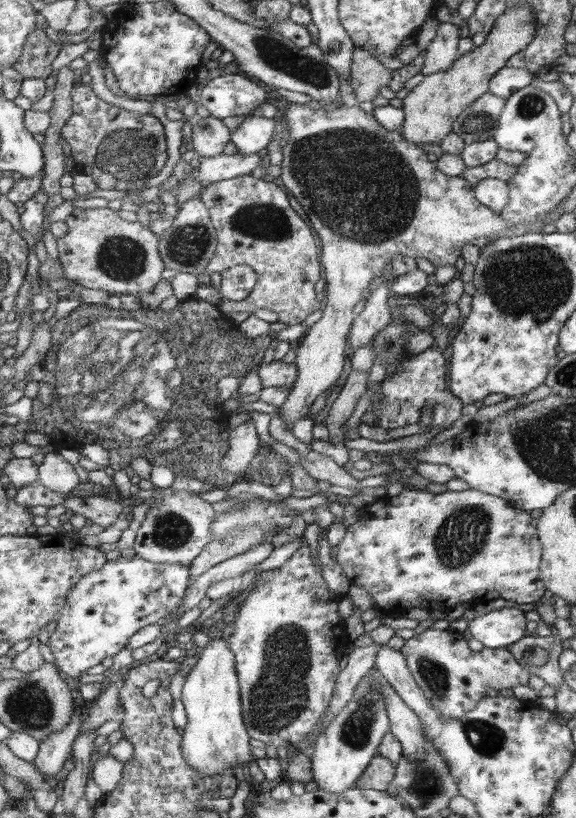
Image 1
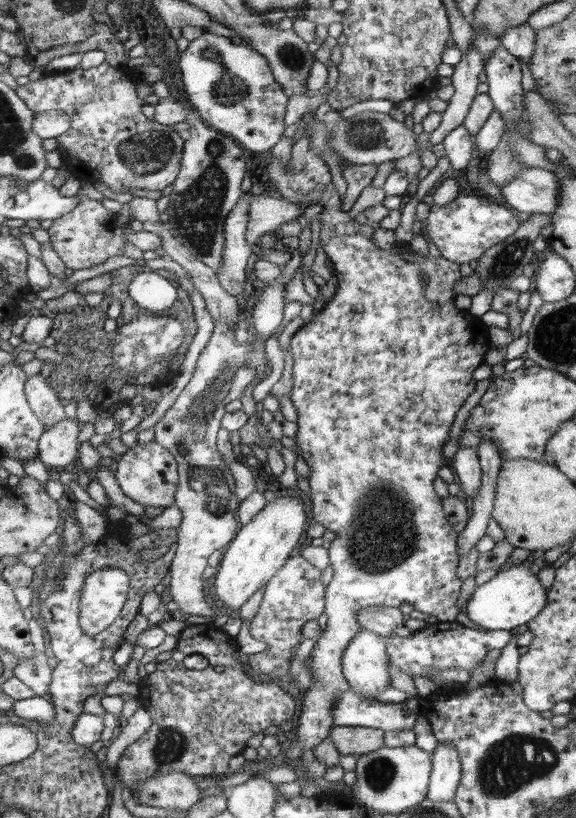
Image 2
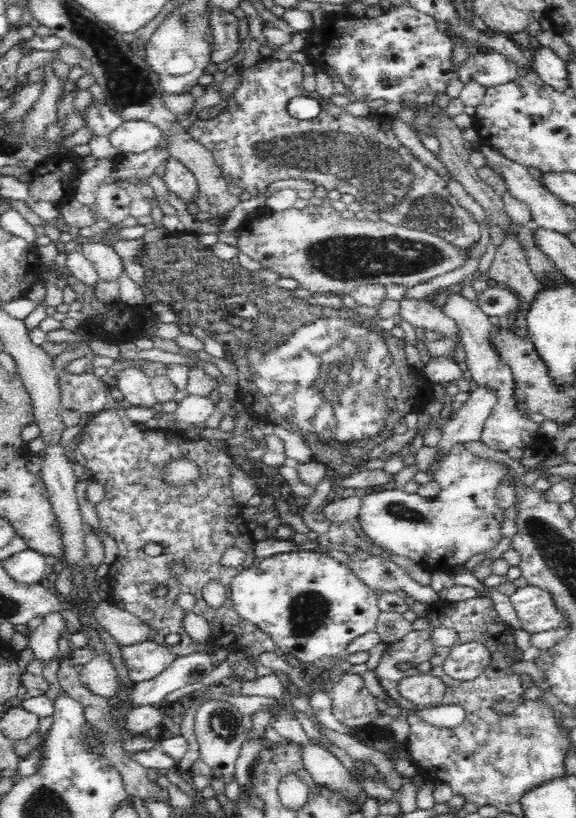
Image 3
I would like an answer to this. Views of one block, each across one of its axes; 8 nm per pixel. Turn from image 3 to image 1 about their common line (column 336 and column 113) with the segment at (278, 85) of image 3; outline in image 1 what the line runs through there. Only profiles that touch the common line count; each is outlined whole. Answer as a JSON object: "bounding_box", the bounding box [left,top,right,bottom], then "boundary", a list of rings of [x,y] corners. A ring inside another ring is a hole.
{"bounding_box":[61,85,166,191],"boundary":[[[75,85],[71,89],[73,114],[66,120],[61,137],[72,147],[72,160],[82,174],[92,176],[95,184],[102,190],[134,191],[146,186],[146,180],[156,176],[166,162],[166,140],[160,120],[149,114],[128,112],[100,100],[91,86]]]}

